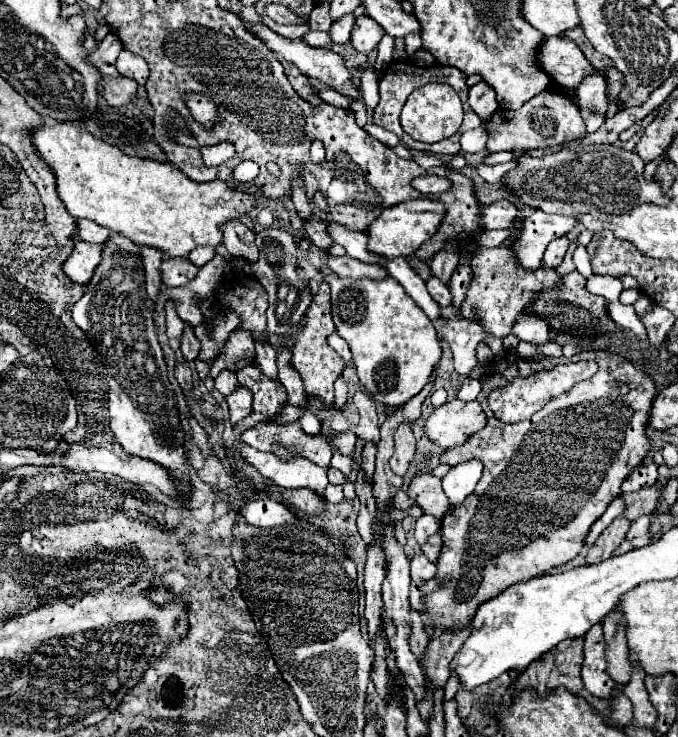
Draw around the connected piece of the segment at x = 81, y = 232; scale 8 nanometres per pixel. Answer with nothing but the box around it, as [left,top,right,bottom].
[76,219,110,245]

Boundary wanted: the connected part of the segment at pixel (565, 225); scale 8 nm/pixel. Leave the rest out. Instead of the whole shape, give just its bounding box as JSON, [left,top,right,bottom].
[516,211,576,271]

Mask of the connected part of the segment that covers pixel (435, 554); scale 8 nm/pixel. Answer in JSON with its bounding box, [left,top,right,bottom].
[422,529,442,563]

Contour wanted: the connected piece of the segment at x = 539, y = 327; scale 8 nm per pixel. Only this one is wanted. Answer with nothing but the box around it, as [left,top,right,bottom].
[512,317,550,345]

